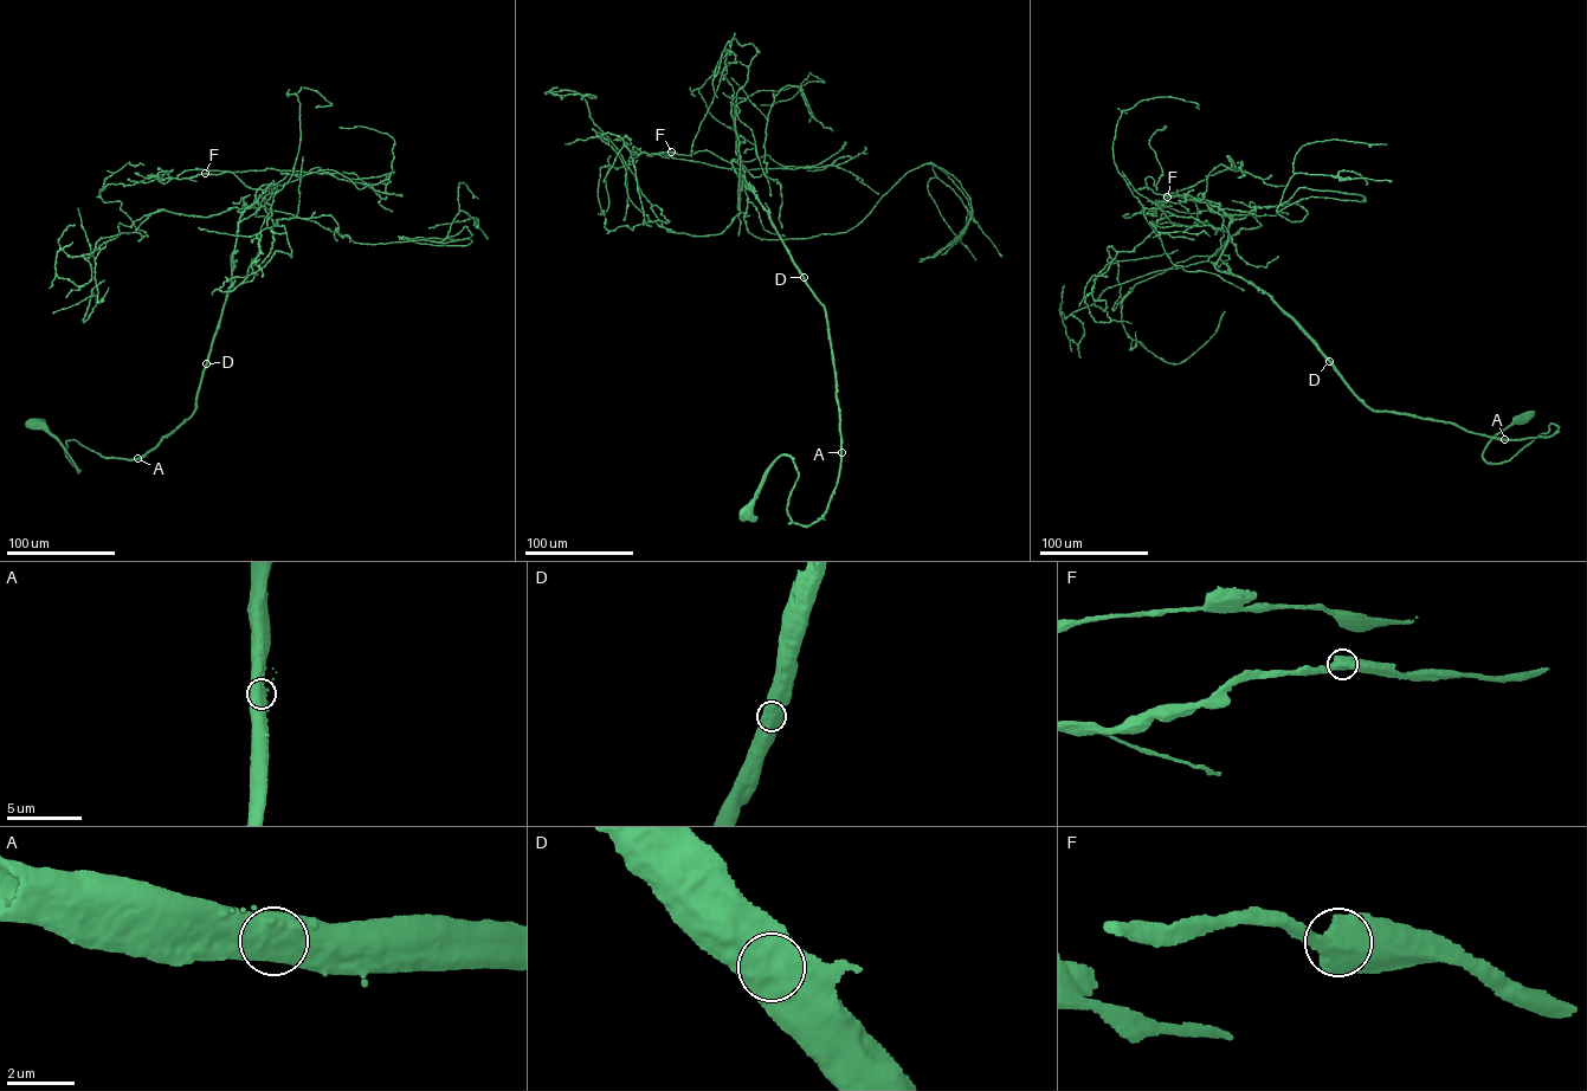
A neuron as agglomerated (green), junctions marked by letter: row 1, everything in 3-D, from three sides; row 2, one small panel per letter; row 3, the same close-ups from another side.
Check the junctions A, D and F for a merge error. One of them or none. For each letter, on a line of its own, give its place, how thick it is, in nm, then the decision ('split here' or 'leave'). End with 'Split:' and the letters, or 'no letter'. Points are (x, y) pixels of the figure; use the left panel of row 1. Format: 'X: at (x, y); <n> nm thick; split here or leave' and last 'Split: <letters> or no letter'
A: at (137, 458); 800 nm thick; leave
D: at (206, 363); 800 nm thick; leave
F: at (205, 173); 700 nm thick; leave
Split: no letter

